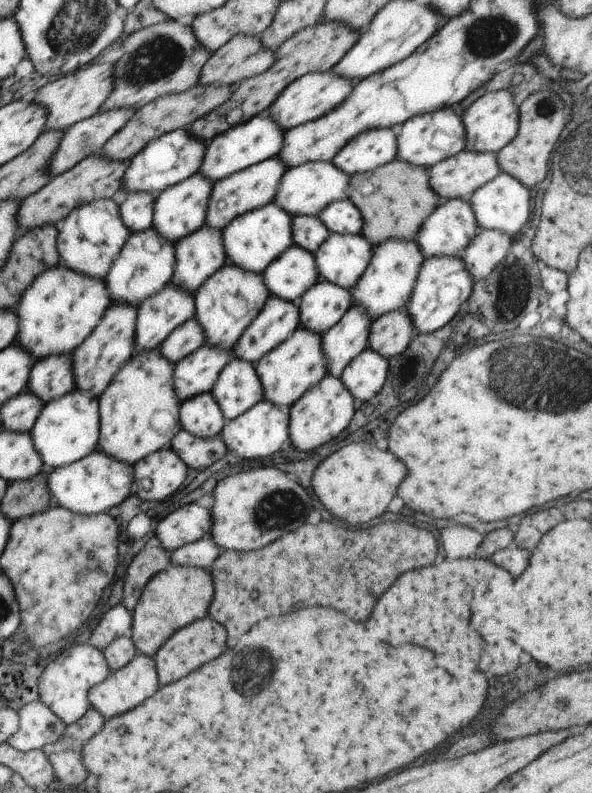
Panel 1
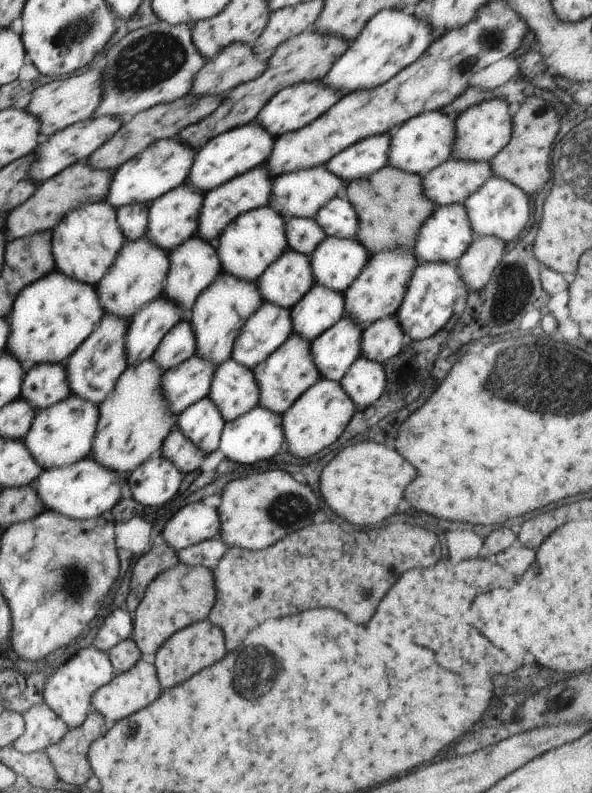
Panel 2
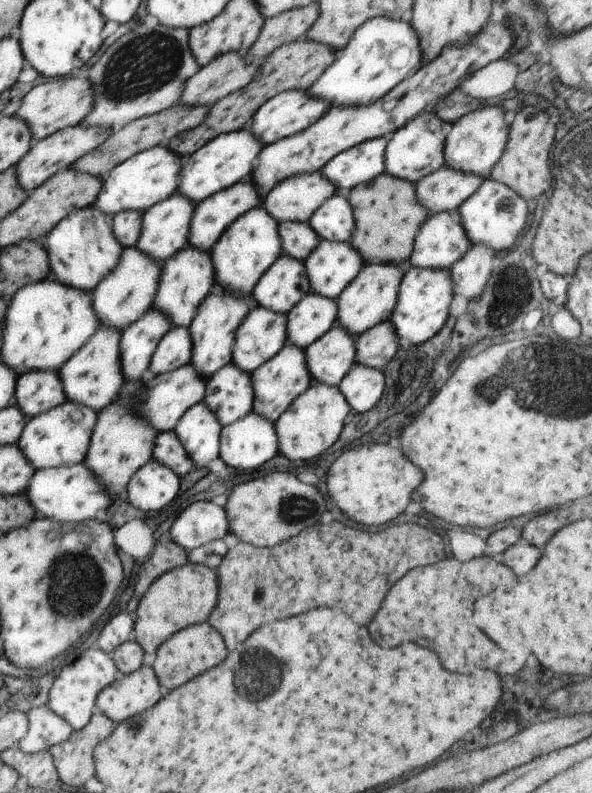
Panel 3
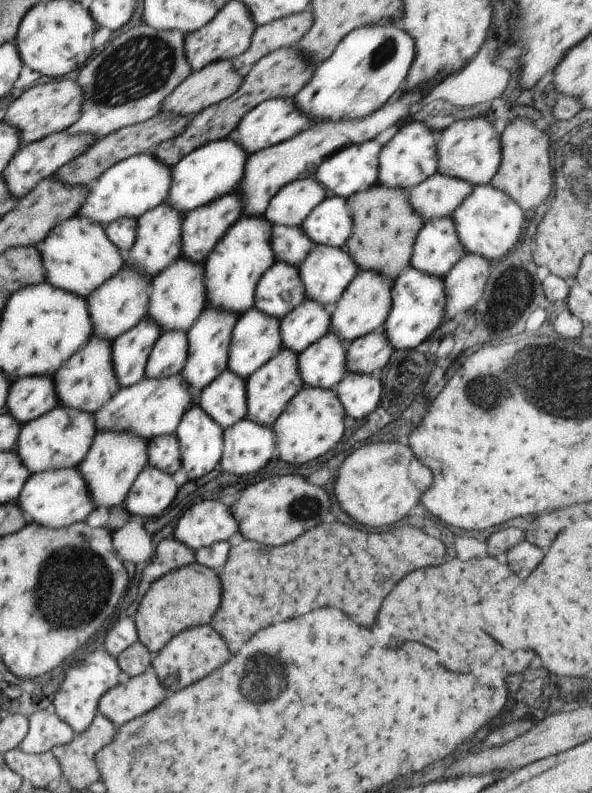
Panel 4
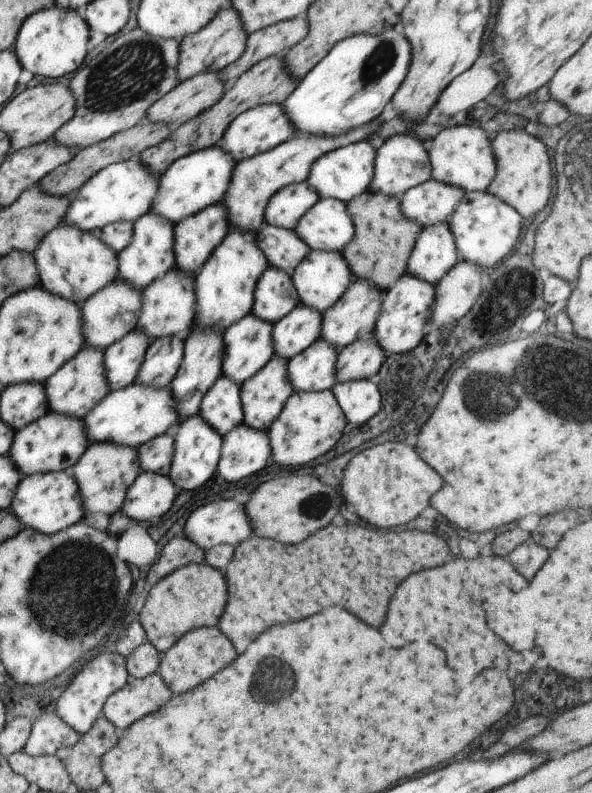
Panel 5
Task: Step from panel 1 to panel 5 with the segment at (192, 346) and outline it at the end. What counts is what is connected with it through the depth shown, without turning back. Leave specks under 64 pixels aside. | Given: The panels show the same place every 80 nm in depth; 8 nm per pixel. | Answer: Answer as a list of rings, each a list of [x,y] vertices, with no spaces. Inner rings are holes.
[[[165,336],[152,340],[136,382],[154,388],[169,385],[180,368],[184,351],[185,341],[182,336]]]

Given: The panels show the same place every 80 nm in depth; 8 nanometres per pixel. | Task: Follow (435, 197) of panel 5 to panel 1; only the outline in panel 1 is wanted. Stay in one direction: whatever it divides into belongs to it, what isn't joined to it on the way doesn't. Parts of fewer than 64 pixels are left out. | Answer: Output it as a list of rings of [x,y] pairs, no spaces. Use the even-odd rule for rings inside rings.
[[[461,151],[431,167],[428,184],[442,202],[456,198],[469,200],[478,188],[501,174],[496,156]]]

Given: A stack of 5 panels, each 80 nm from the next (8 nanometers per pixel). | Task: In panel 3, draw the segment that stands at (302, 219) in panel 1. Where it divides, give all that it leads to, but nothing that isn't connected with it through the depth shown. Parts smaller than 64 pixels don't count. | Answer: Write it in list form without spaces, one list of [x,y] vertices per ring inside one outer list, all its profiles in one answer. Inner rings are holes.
[[[289,221],[288,223],[280,223],[278,231],[283,253],[302,262],[321,242],[321,238],[310,227],[309,222]]]

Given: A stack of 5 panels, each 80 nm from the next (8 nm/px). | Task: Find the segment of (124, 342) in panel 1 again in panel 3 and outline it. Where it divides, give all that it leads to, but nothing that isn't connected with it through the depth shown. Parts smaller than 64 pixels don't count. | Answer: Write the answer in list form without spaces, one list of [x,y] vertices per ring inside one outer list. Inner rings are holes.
[[[101,325],[96,333],[74,354],[58,371],[67,401],[88,406],[96,412],[102,411],[108,404],[117,400],[126,382],[121,371],[120,340],[122,331]]]

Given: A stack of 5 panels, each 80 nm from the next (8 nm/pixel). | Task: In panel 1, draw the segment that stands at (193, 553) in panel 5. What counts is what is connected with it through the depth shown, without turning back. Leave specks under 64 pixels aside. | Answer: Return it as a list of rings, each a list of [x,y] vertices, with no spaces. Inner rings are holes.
[[[157,540],[147,544],[134,556],[134,560],[130,562],[130,566],[126,570],[126,582],[122,588],[124,593],[122,605],[132,613],[146,584],[156,574],[170,569],[172,565],[170,552],[161,548]]]

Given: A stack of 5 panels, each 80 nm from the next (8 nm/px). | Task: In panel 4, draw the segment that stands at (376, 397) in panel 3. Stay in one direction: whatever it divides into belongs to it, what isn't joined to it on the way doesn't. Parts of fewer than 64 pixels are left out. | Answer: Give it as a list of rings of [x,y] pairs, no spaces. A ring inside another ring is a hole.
[[[347,372],[334,390],[352,421],[365,418],[376,410],[382,388],[382,381],[376,374]]]

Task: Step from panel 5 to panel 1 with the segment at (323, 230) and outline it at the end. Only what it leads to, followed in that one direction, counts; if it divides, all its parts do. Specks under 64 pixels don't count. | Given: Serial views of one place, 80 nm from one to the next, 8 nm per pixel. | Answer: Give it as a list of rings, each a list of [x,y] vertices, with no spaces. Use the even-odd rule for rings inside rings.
[[[348,197],[332,202],[320,212],[319,218],[331,234],[350,234],[350,236],[354,236],[361,233],[364,225],[362,214]]]

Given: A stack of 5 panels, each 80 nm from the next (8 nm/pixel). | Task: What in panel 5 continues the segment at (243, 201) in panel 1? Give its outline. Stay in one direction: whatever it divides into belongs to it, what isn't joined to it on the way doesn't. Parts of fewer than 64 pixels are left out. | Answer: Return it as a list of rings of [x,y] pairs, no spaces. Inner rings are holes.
[[[220,201],[207,206],[203,211],[195,215],[187,216],[174,227],[175,243],[175,264],[176,269],[196,276],[202,265],[210,258],[214,249],[225,239],[231,227],[228,222],[227,208]]]

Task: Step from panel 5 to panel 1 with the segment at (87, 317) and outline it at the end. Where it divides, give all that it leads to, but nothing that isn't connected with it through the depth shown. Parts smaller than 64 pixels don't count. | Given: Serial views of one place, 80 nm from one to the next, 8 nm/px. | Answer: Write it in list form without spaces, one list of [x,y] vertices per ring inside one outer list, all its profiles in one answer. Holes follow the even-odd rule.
[[[152,227],[146,232],[131,234],[108,275],[103,279],[111,302],[138,307],[144,300],[158,294],[166,284],[171,283],[176,266],[174,248],[175,244],[164,240],[164,236],[158,236]]]

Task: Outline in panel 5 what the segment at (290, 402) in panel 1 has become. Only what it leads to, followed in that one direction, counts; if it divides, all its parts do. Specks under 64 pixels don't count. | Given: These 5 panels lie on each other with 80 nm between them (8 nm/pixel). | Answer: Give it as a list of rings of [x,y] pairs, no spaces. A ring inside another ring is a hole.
[[[275,354],[254,376],[241,384],[243,422],[245,425],[256,430],[268,430],[282,412],[288,397],[295,393],[288,374],[289,360]]]

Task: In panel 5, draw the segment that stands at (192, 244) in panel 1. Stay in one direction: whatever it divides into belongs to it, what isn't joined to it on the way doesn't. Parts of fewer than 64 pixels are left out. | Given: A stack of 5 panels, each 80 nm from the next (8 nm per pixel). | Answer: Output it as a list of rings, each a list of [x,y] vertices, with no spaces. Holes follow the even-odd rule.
[[[180,269],[168,271],[162,278],[153,280],[143,290],[142,308],[136,329],[144,331],[151,340],[165,336],[182,336],[185,339],[193,328],[197,302],[195,276]]]

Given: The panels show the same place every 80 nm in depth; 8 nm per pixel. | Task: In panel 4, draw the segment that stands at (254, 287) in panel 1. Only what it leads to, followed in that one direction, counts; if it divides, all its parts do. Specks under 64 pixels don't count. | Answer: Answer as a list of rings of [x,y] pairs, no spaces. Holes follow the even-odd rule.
[[[210,305],[203,308],[198,320],[187,330],[188,358],[180,374],[193,392],[194,403],[198,403],[201,390],[227,368],[231,334],[239,318],[237,312]]]

